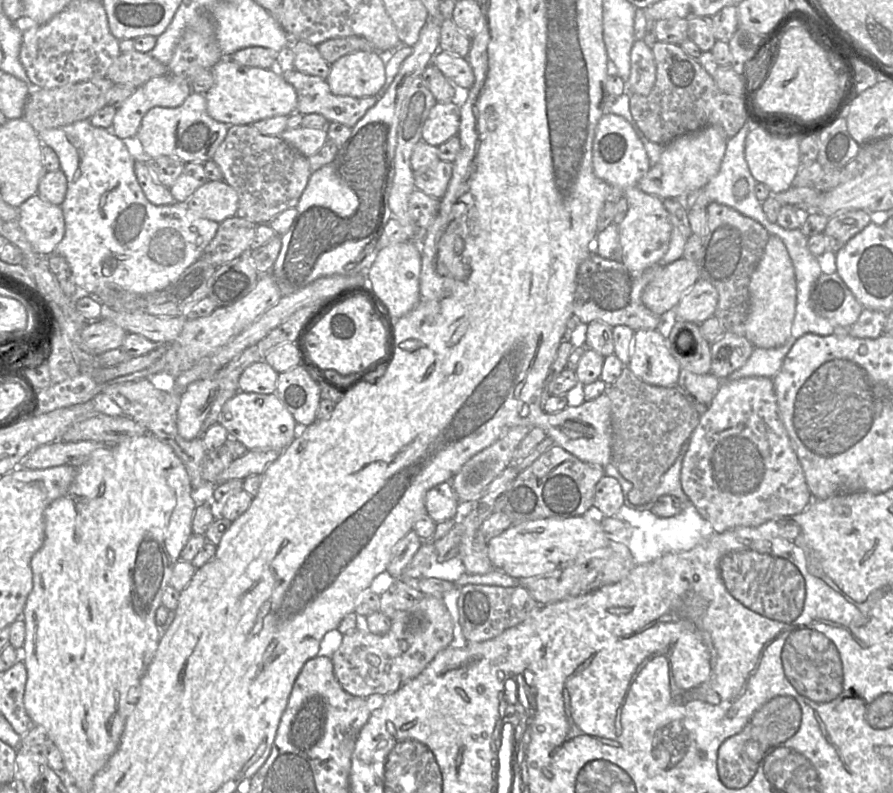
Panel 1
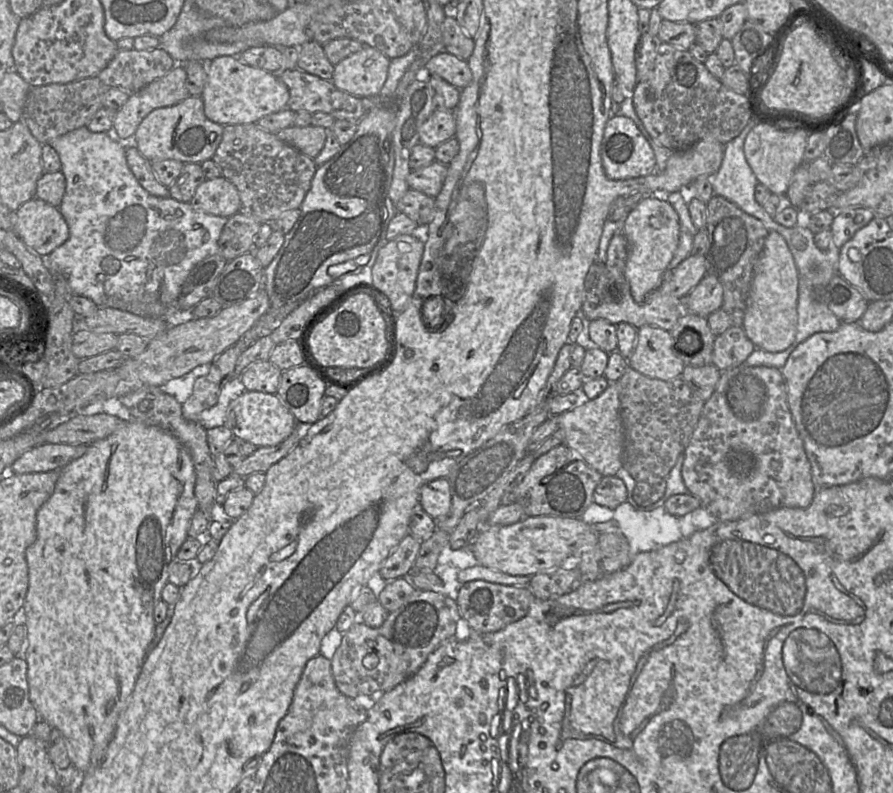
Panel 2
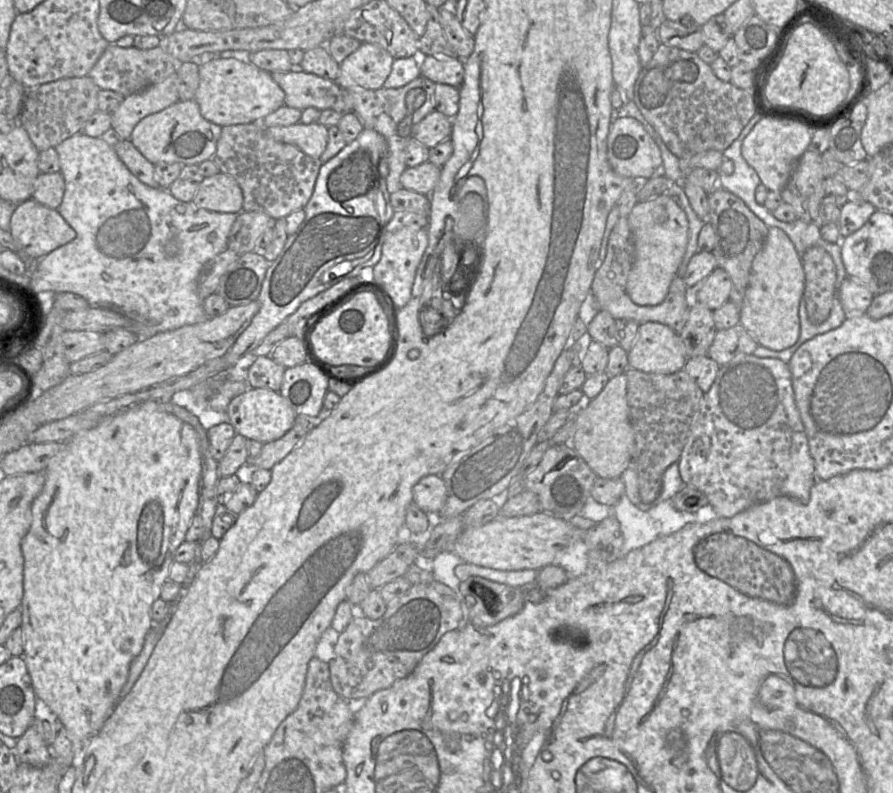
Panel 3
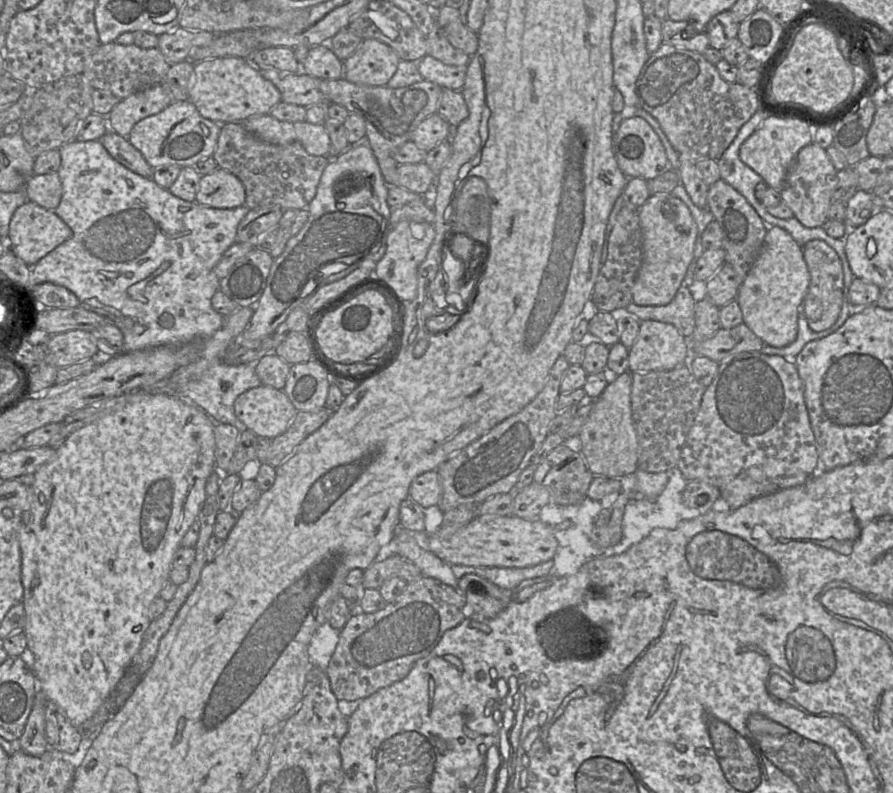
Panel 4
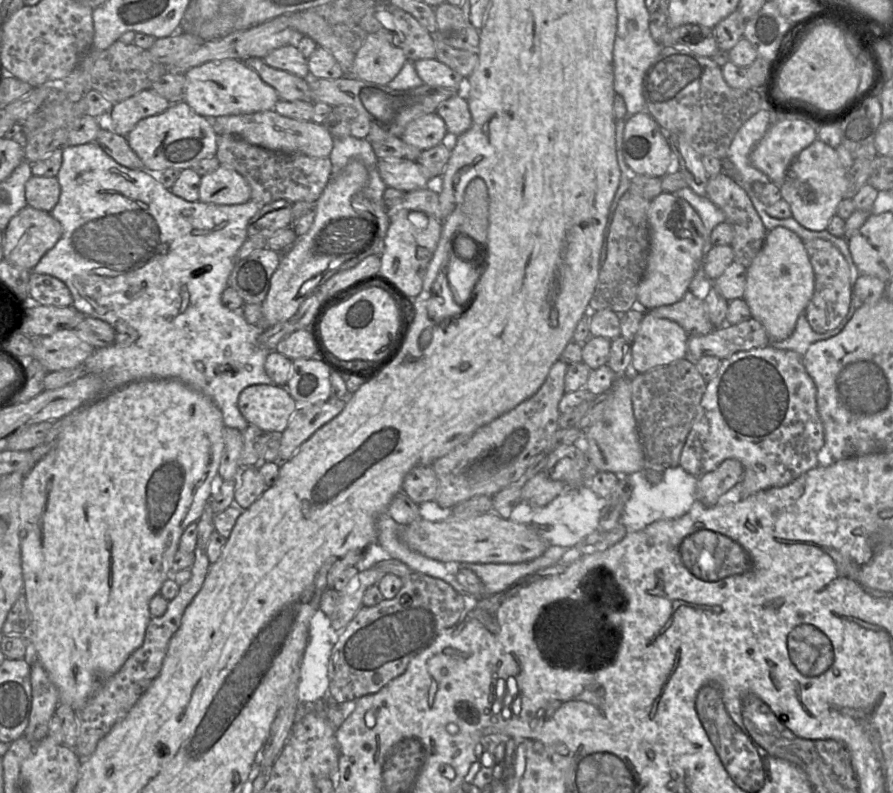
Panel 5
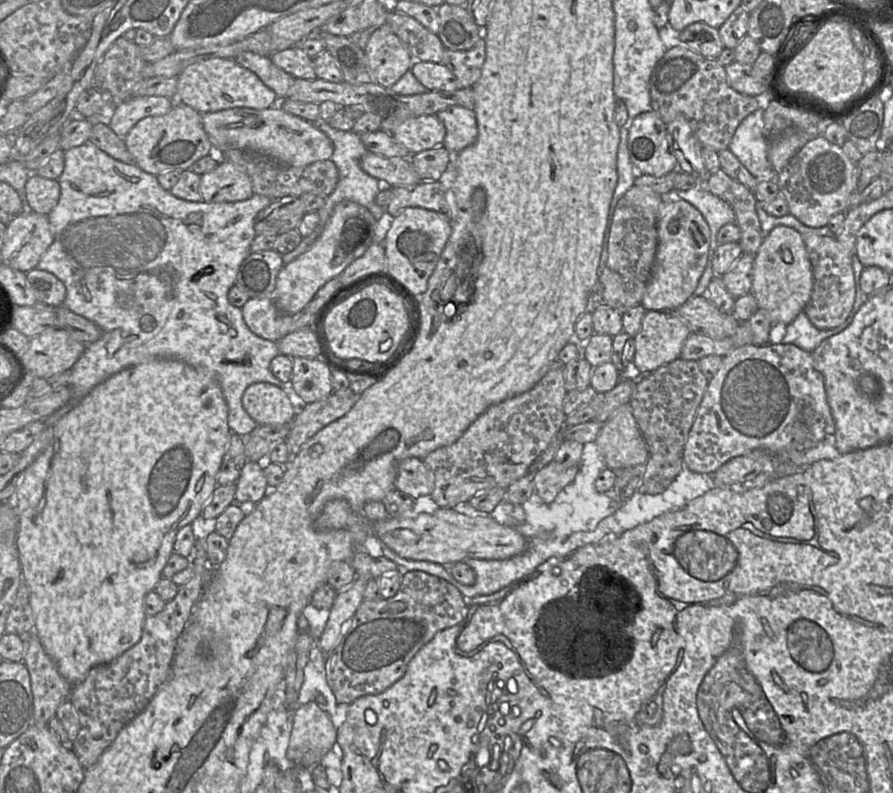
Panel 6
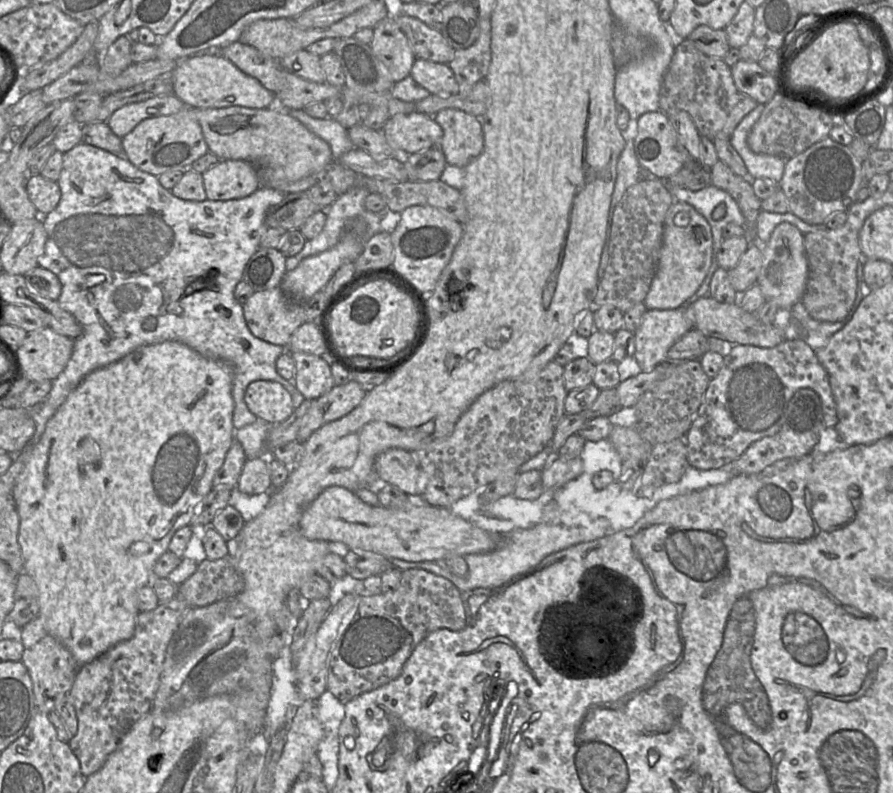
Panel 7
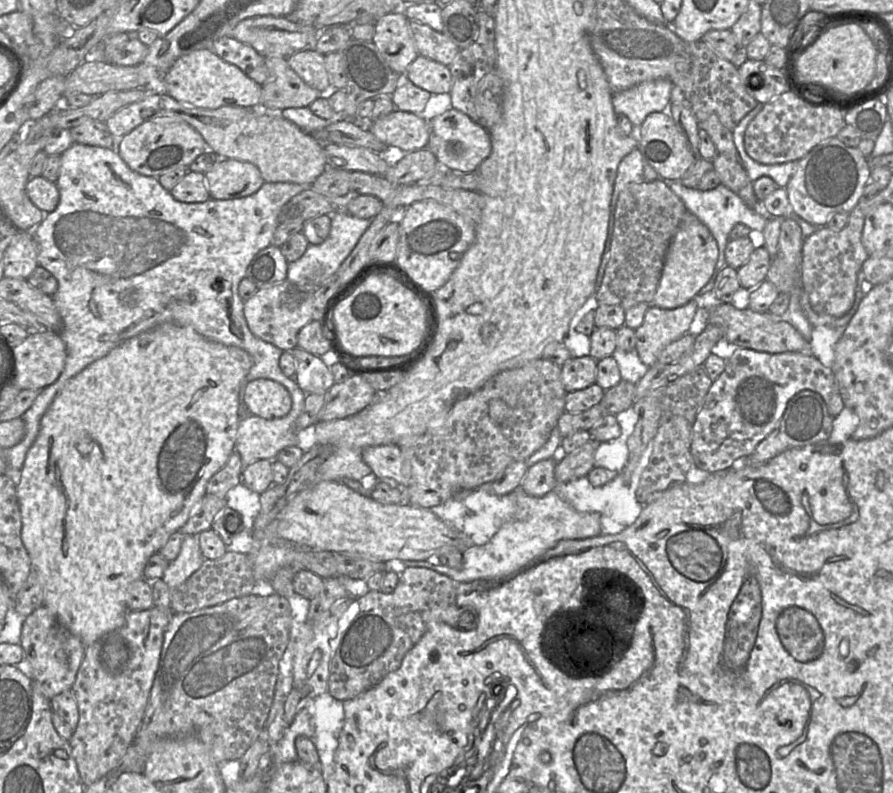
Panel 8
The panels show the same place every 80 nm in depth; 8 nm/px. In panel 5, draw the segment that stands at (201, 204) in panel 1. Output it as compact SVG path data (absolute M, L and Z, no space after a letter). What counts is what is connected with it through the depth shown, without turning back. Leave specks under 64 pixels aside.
M220 166L201 176L199 201L218 205L244 204L251 200L246 179L232 168Z

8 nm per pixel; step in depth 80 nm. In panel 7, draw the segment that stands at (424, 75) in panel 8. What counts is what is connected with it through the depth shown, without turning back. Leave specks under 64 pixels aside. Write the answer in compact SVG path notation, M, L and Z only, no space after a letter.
M416 58L410 76L430 94L453 95L459 91L459 85L448 64Z

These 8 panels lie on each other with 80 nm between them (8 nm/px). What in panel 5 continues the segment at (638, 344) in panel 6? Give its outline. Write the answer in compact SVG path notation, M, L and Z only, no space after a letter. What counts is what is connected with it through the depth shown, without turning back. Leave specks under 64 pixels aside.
M645 312L631 344L632 373L645 373L686 358L689 338L678 323Z

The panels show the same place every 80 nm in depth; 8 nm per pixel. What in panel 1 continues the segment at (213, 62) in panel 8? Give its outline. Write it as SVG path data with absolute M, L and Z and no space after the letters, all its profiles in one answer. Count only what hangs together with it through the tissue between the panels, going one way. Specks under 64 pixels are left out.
M223 57L212 68L214 85L204 94L208 115L218 122L231 125L250 125L256 121L290 116L296 112L297 93L276 68L263 69L239 64Z

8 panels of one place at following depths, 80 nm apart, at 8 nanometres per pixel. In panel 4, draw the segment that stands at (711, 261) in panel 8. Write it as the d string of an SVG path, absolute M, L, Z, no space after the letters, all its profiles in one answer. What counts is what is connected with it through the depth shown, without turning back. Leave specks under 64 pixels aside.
M671 193L650 196L638 209L643 239L643 260L633 289L633 303L664 306L675 297L694 256L698 227L689 208Z

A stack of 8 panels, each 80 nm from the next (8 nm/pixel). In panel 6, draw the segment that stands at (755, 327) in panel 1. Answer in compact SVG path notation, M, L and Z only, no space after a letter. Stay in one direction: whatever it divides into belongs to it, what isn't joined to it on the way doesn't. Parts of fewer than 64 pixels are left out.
M779 225L764 238L755 254L751 294L759 309L768 312L772 324L790 324L804 311L813 290L813 271L803 236L794 228Z

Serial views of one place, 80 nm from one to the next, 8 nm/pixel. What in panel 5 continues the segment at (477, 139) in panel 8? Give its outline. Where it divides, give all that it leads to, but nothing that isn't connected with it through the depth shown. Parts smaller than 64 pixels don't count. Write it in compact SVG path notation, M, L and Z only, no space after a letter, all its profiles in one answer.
M464 91L443 101L436 113L444 120L450 137L458 137L472 126L472 115Z

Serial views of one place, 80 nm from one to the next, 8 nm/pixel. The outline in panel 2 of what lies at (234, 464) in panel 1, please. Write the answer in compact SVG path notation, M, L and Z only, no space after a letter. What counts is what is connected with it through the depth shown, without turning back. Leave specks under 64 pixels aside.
M296 421L296 428L287 439L275 446L258 447L256 451L241 461L232 474L245 478L255 472L266 473L273 464L285 457L303 438L305 428L306 426L301 426Z

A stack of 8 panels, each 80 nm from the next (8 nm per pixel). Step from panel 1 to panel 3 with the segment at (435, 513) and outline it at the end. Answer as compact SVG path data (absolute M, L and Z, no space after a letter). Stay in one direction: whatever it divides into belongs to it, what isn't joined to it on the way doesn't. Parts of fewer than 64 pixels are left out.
M441 475L422 477L413 487L413 503L424 512L440 512L447 499L447 489Z

